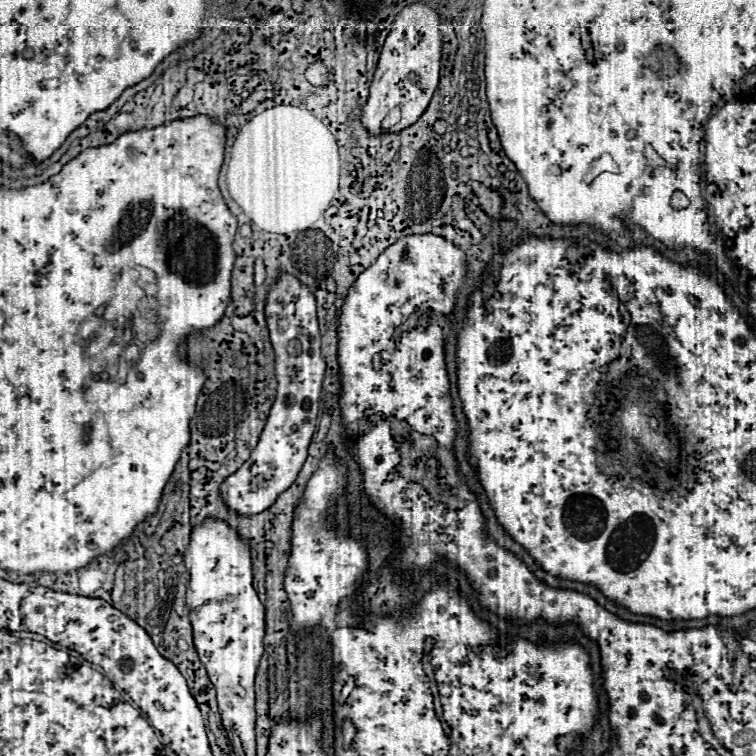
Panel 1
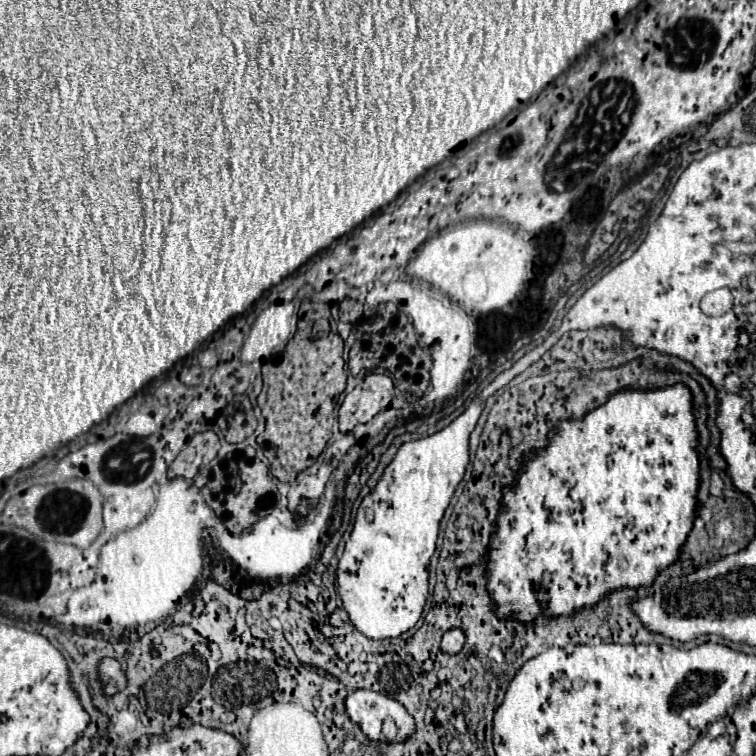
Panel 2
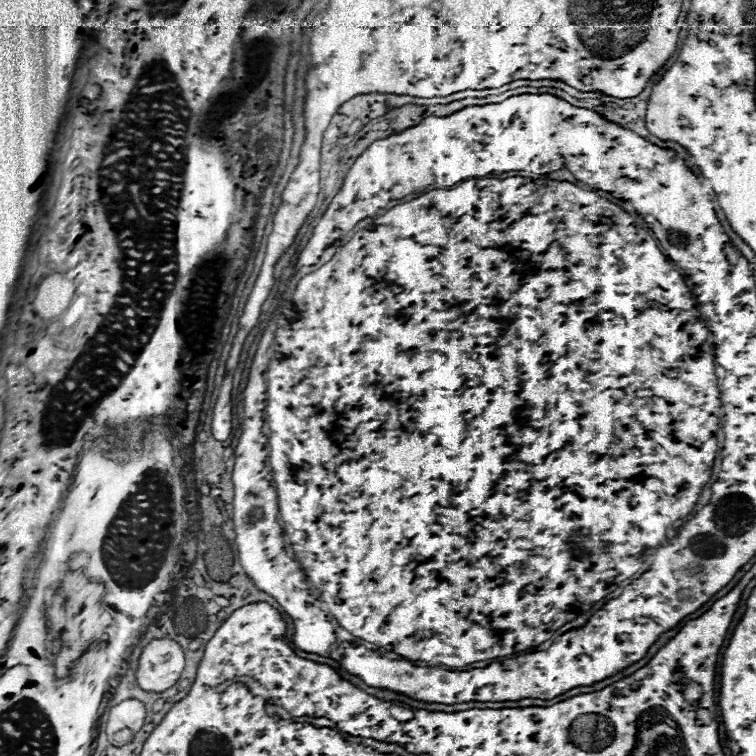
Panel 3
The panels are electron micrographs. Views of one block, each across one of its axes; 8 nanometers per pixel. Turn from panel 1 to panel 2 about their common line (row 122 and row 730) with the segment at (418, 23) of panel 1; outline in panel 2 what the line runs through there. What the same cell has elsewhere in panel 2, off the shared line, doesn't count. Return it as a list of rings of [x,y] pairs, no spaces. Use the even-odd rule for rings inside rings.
[[[352,690],[346,700],[346,714],[350,716],[352,722],[356,722],[362,732],[370,738],[370,740],[384,740],[382,736],[382,720],[386,716],[390,716],[398,728],[398,738],[406,740],[412,732],[414,732],[414,718],[406,712],[406,708],[380,694],[380,692],[372,692],[372,690]]]

